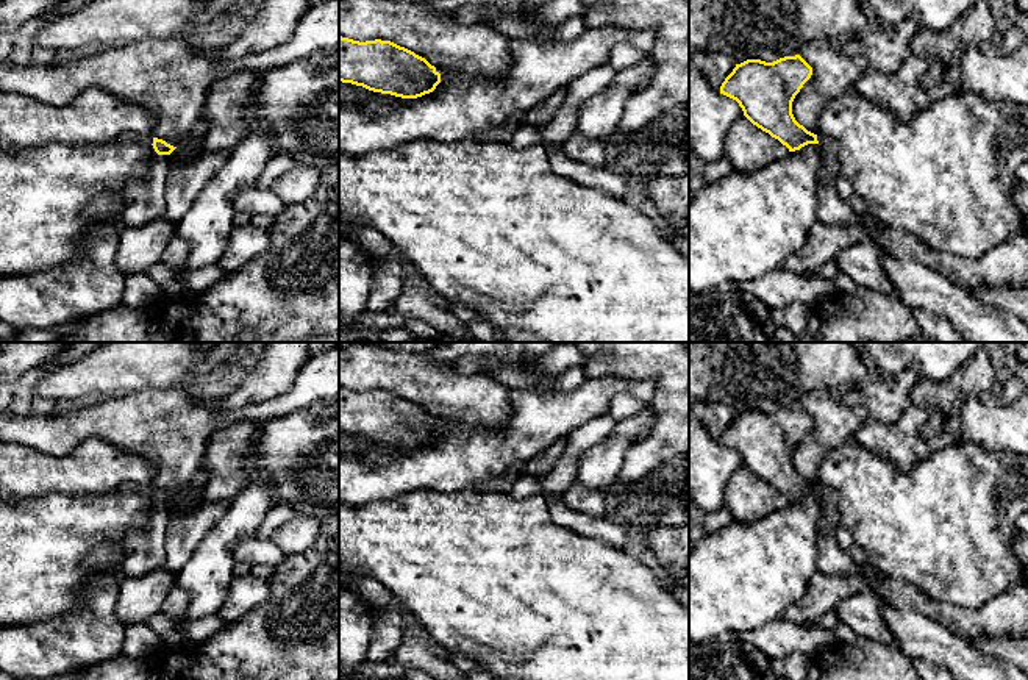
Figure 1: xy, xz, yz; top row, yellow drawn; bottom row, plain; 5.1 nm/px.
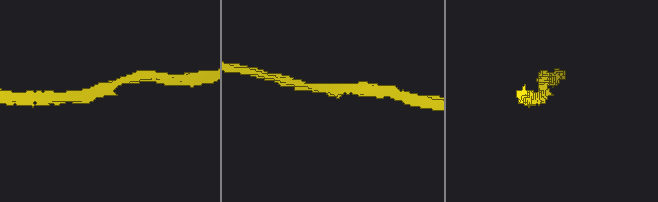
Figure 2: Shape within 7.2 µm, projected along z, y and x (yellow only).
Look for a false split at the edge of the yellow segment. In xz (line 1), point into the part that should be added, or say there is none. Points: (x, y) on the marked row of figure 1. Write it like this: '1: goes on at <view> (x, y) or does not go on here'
1: does not go on here

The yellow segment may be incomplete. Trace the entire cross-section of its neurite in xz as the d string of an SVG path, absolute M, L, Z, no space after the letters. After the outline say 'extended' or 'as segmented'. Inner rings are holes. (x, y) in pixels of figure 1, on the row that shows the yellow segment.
M339 36L339 81L402 98L430 94L441 83L441 73L425 58L391 41L353 41Z | as segmented

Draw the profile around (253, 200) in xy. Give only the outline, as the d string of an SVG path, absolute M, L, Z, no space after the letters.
M258 186L241 191L234 197L233 206L236 213L245 213L248 216L277 216L286 208L284 202L277 194Z

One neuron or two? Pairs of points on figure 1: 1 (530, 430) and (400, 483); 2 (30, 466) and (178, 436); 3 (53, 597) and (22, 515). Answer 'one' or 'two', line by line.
1: one
2: two
3: one

